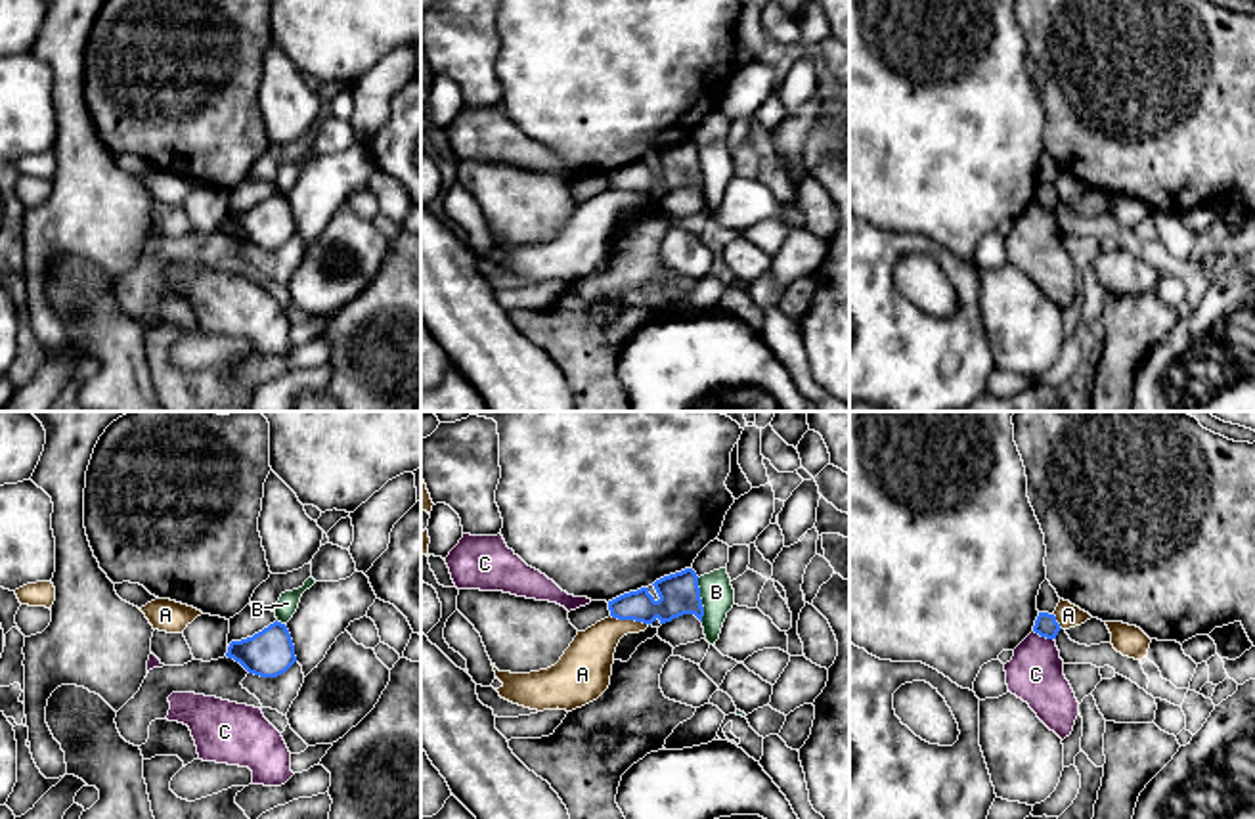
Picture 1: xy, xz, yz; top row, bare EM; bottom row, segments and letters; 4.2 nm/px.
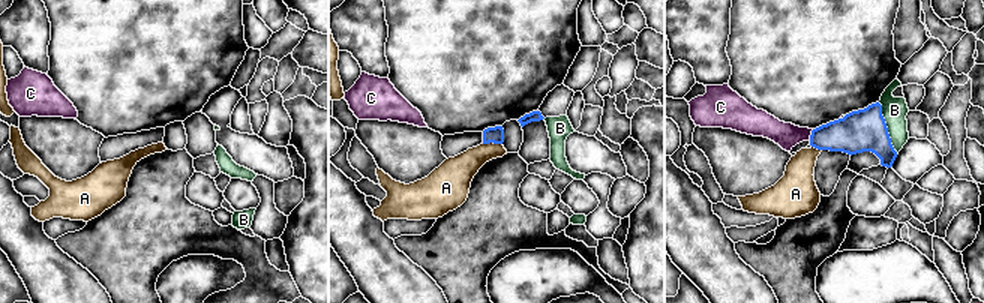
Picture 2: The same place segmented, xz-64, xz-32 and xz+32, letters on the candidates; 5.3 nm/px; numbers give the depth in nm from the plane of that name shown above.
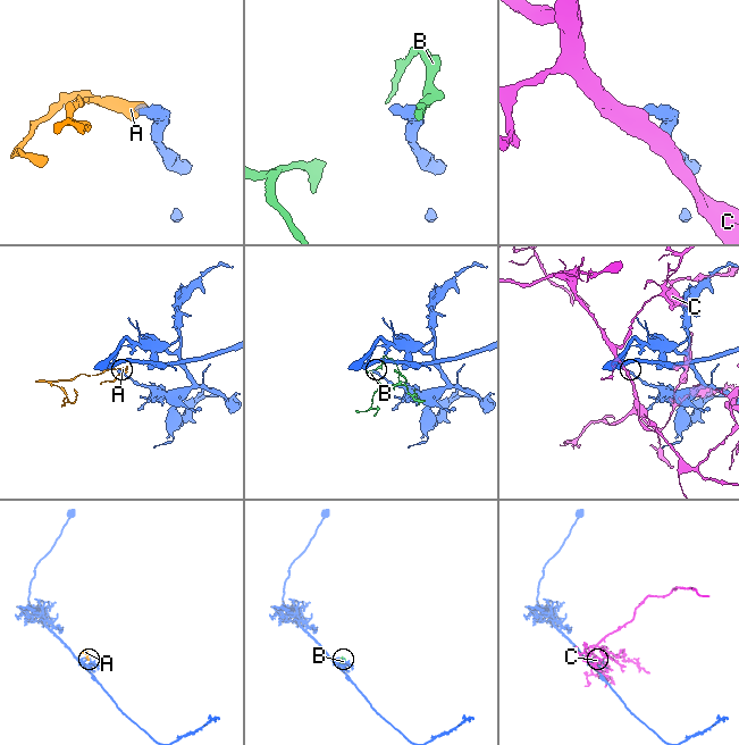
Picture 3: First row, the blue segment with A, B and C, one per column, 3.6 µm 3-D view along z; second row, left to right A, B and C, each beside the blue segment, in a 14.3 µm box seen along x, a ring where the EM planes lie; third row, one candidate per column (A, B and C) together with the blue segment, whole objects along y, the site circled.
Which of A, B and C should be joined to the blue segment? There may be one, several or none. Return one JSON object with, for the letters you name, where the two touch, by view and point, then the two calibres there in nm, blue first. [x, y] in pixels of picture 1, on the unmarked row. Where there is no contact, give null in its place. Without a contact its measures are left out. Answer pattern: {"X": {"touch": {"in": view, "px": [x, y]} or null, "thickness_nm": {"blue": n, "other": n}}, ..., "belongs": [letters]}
{"belongs": []}

